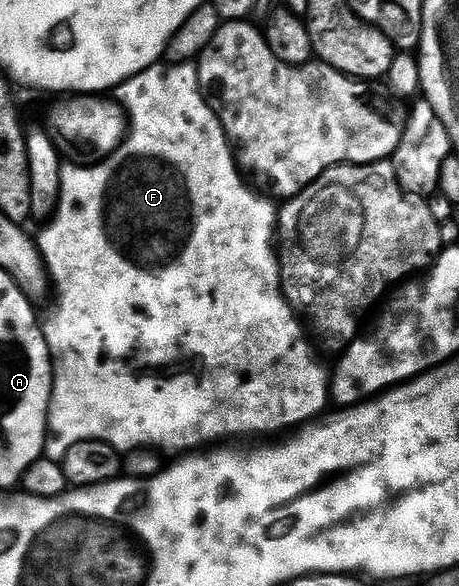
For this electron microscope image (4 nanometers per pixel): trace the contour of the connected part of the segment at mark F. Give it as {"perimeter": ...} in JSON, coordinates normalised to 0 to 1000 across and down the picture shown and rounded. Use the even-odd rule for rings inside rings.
{"perimeter":[[[344,108],[325,118],[314,118],[303,128],[294,128],[285,137],[270,138],[257,145],[251,154],[251,166],[268,181],[277,206],[285,218],[268,241],[268,256],[272,254],[272,288],[159,288],[139,297],[133,305],[133,341],[126,348],[122,363],[115,365],[107,384],[85,404],[85,423],[89,437],[102,454],[102,464],[120,488],[120,507],[124,500],[124,529],[107,541],[107,549],[96,549],[98,584],[115,611],[115,666],[107,683],[107,739],[124,744],[139,756],[163,753],[222,753],[233,756],[257,770],[353,770],[362,766],[377,776],[394,776],[405,770],[429,770],[440,765],[444,753],[464,753],[455,756],[481,756],[488,746],[525,746],[532,739],[603,739],[610,732],[636,734],[641,729],[654,729],[684,715],[697,713],[710,703],[710,691],[721,681],[721,643],[686,611],[673,609],[664,596],[638,596],[647,589],[647,580],[656,575],[656,555],[645,548],[641,529],[621,503],[612,497],[612,461],[608,457],[606,433],[595,433],[595,389],[603,384],[603,357],[593,350],[597,345],[584,334],[558,336],[547,324],[534,317],[536,307],[529,304],[512,256],[490,230],[490,218],[481,215],[481,206],[471,193],[458,183],[453,172],[438,159],[438,145],[429,138],[429,113],[420,108],[399,111]]]}

